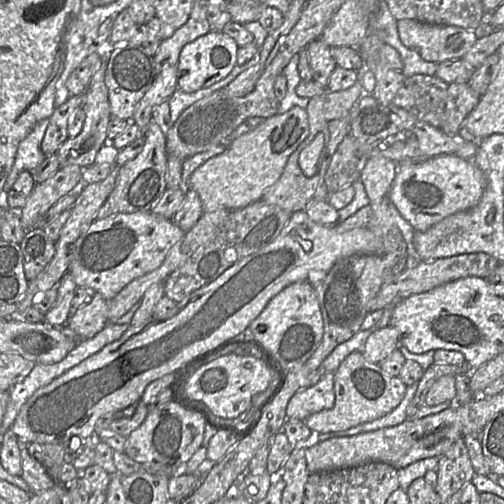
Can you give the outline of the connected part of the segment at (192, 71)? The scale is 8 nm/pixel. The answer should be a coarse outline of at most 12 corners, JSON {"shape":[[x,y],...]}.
{"shape":[[219,30],[186,44],[178,89],[196,92],[237,65],[237,42]]}

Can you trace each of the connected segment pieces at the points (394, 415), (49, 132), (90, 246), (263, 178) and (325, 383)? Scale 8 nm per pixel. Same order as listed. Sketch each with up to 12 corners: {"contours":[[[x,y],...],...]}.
{"contours":[[[418,382],[408,386],[399,405],[385,416],[348,430],[319,434],[318,442],[334,437],[393,427],[407,419]],[[84,93],[54,109],[41,142],[46,157],[68,139],[68,119]],[[151,211],[96,219],[67,274],[110,301],[185,232]],[[294,106],[199,166],[203,212],[260,200],[309,135]],[[335,372],[297,392],[287,420],[305,421],[331,409]]]}

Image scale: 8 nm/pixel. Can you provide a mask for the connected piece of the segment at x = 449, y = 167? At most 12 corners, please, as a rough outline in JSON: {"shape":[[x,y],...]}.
{"shape":[[473,161],[399,163],[388,196],[415,231],[476,206]]}

